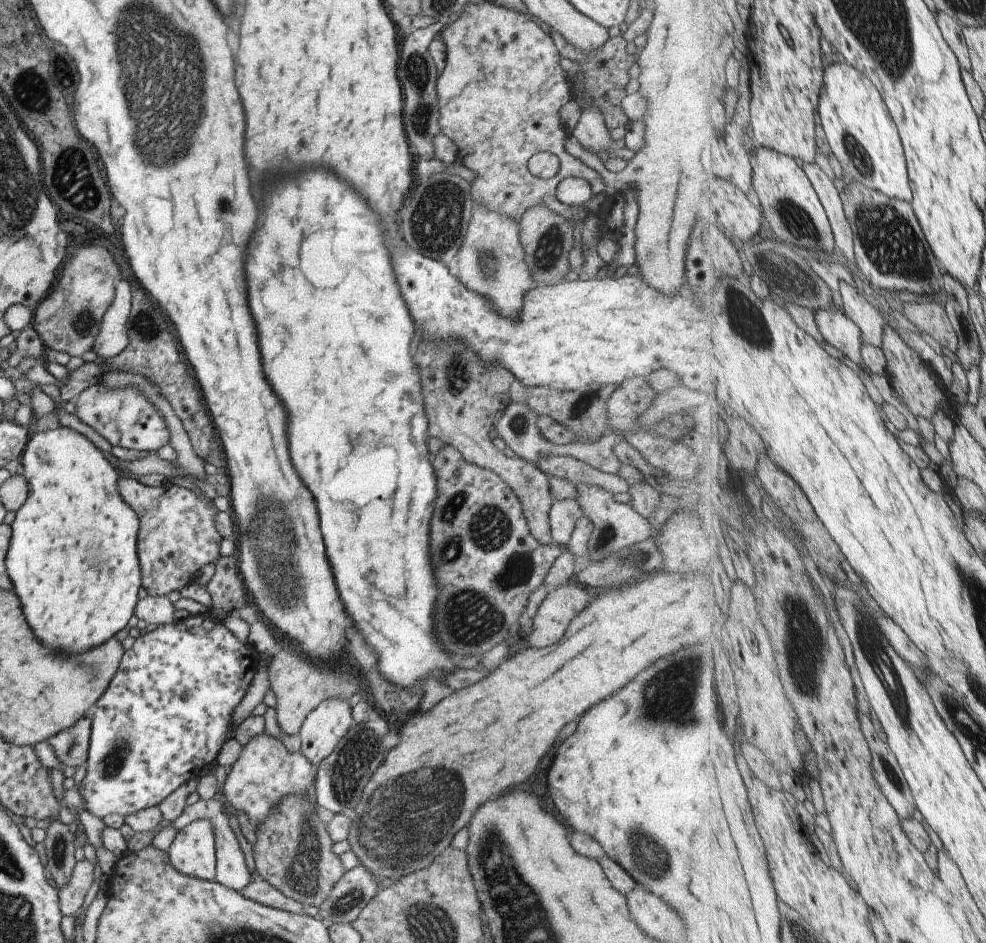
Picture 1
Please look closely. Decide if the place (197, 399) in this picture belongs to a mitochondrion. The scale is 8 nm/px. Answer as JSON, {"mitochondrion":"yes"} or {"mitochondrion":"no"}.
{"mitochondrion":"no"}

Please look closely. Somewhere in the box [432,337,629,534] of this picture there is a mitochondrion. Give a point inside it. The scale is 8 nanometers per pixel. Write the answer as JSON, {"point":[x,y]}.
{"point":[459,377]}

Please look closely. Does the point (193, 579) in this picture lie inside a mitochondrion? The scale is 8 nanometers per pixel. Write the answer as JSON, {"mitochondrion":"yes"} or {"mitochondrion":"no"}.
{"mitochondrion":"no"}

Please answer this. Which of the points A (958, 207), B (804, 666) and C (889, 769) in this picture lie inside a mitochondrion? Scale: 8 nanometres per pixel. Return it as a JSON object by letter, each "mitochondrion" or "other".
{"A":"other","B":"mitochondrion","C":"mitochondrion"}

